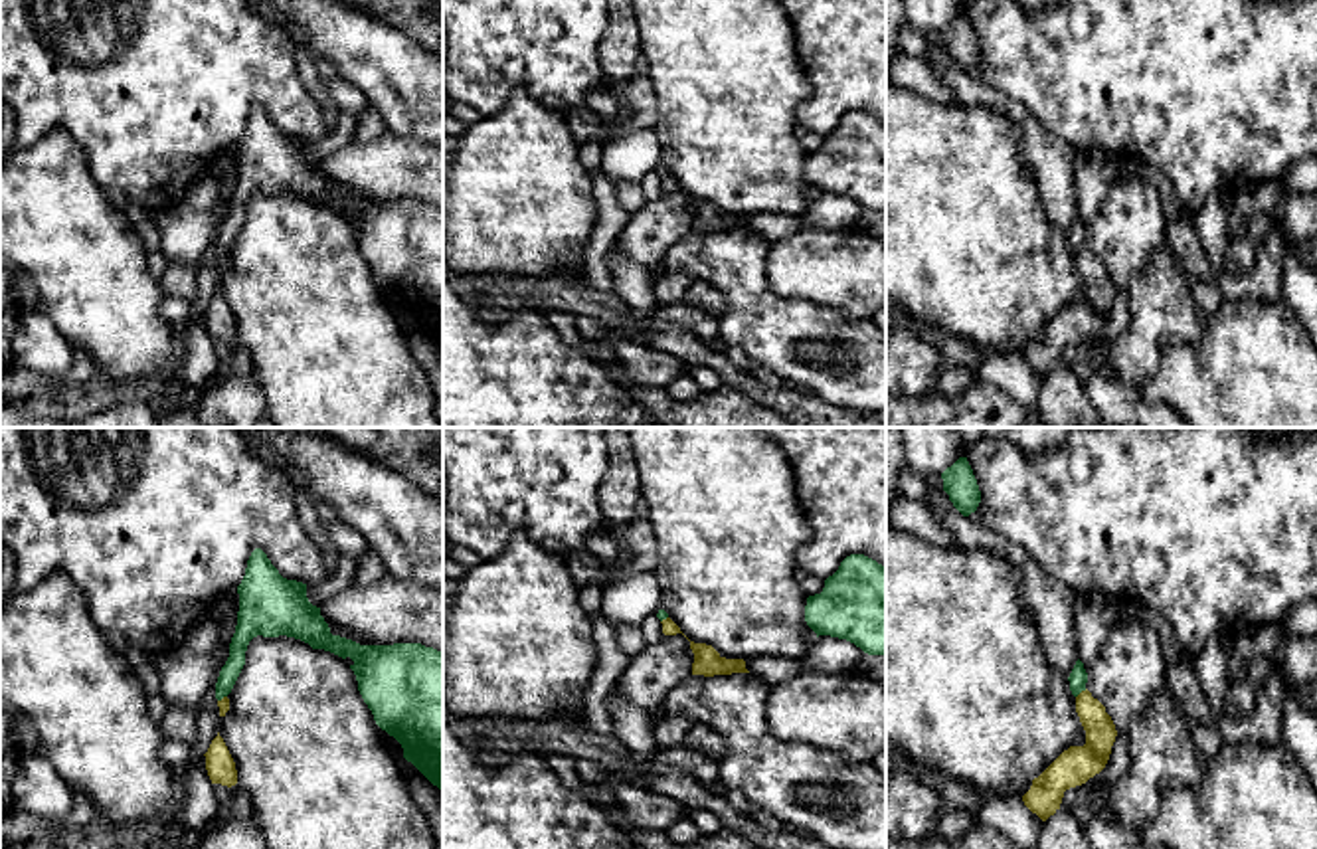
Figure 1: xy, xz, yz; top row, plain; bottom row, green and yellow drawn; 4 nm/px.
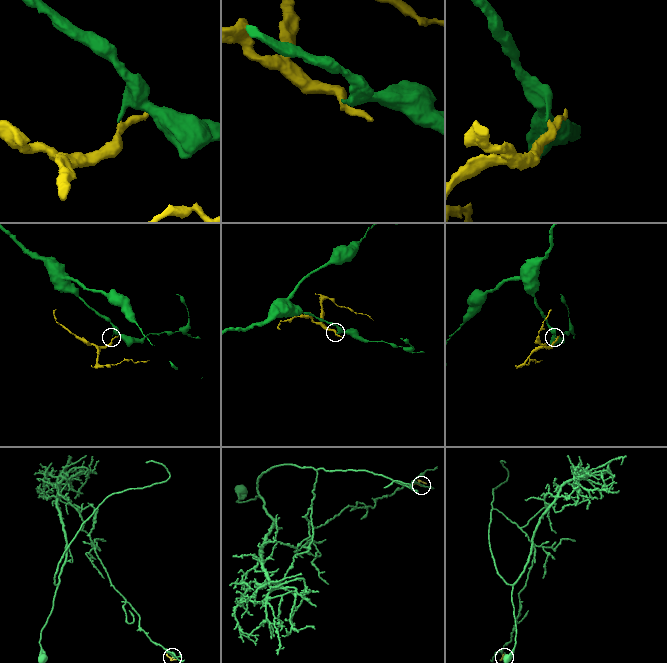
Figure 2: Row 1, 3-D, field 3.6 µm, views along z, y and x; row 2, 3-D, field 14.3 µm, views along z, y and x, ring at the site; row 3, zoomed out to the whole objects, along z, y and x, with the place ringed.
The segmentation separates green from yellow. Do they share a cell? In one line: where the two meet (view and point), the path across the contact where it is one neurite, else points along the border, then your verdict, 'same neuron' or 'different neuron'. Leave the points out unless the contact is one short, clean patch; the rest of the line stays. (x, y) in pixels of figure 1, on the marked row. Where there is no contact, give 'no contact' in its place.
contact yz (1080, 691); border yz (1086, 689), (1076, 697); different neuron

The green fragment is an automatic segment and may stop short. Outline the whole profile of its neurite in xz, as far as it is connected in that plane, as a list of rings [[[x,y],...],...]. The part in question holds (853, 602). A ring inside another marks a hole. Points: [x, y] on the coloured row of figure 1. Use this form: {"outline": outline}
{"outline": [[[864,554],[846,556],[823,592],[807,598],[805,621],[817,637],[846,639],[886,657],[886,568]]]}

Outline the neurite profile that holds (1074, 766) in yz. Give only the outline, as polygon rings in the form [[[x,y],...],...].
[[[1088,689],[1076,697],[1076,712],[1086,744],[1064,750],[1022,796],[1024,805],[1042,821],[1060,809],[1066,790],[1086,784],[1105,768],[1117,736],[1105,707]]]

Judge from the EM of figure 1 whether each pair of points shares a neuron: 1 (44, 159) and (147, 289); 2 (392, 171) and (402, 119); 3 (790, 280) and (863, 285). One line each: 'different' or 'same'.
1: same
2: different
3: same

